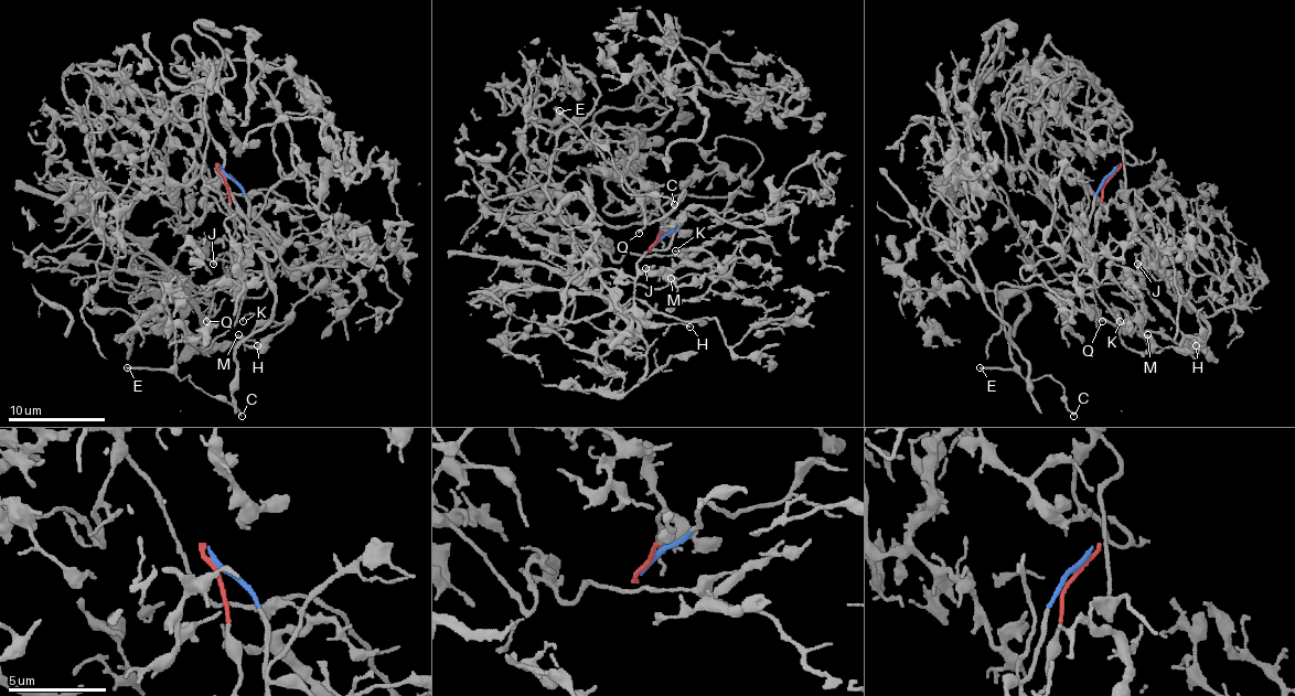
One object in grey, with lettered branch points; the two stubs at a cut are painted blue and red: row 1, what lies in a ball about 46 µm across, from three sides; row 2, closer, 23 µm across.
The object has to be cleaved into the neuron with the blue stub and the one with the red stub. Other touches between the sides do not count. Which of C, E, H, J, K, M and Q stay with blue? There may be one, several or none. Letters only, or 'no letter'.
H, J, K, M

